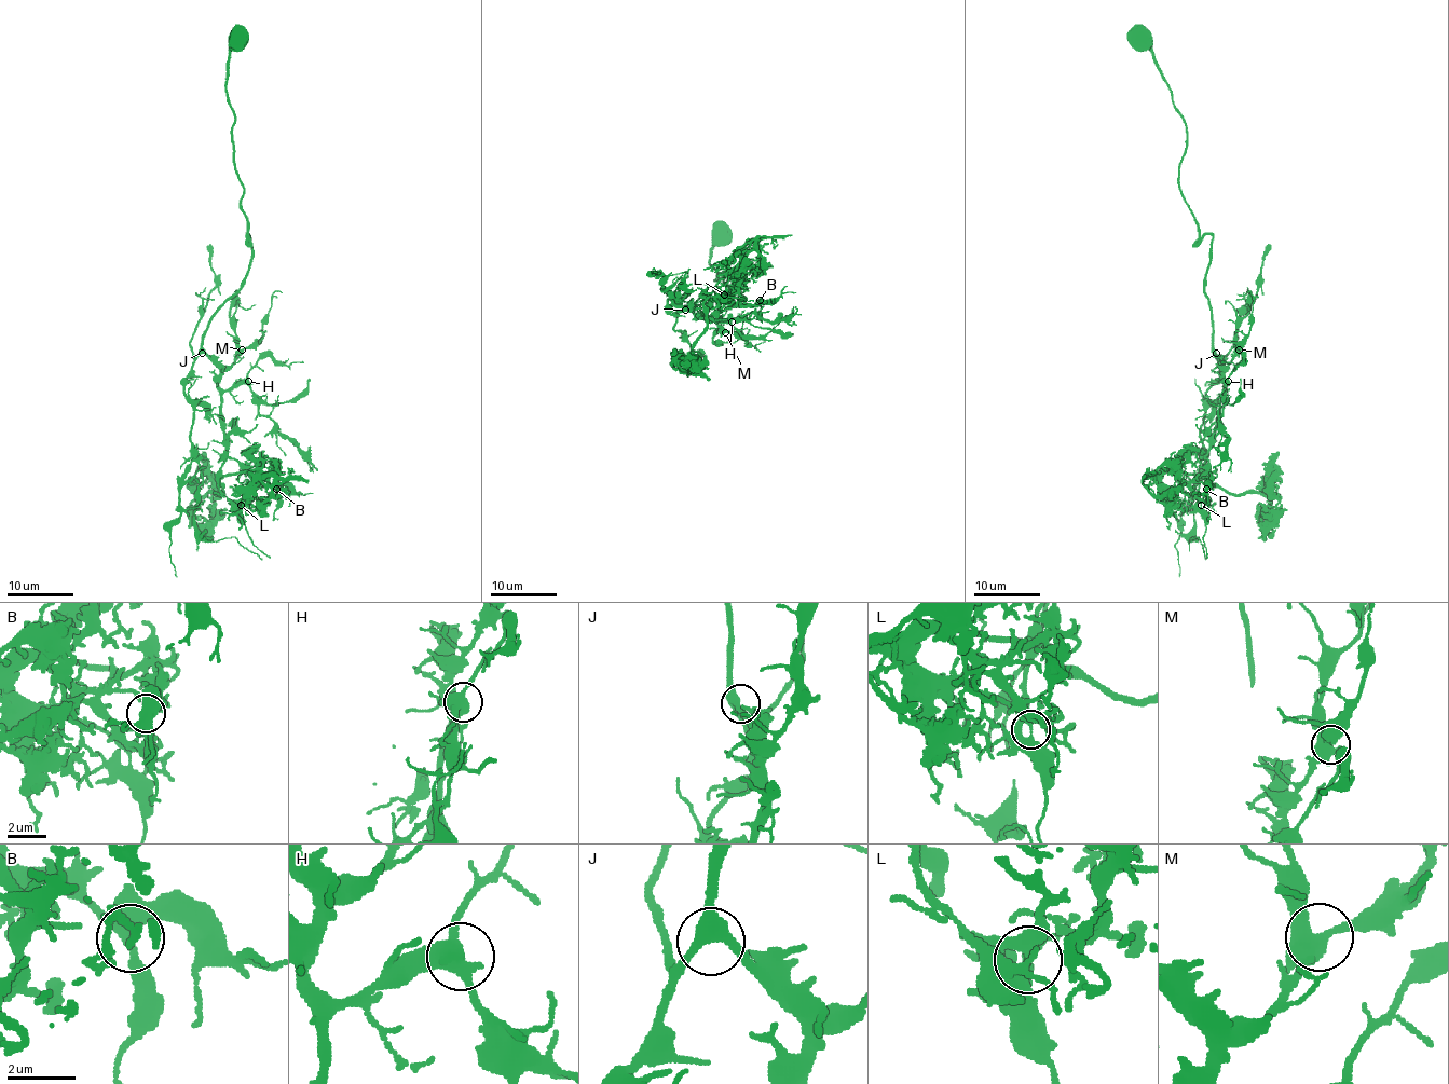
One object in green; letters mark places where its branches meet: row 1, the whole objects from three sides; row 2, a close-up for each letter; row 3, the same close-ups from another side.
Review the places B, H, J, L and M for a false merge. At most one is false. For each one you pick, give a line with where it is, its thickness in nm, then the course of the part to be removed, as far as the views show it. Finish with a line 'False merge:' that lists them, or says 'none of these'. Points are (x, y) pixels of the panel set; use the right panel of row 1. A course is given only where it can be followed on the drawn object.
L: place (1201, 505); calibre 340 nm; course (1201, 504), (1170, 489), (1164, 472), (1203, 475), (1232, 492), (1259, 492), (1269, 501), (1265, 521), (1287, 509)
False merge: L

